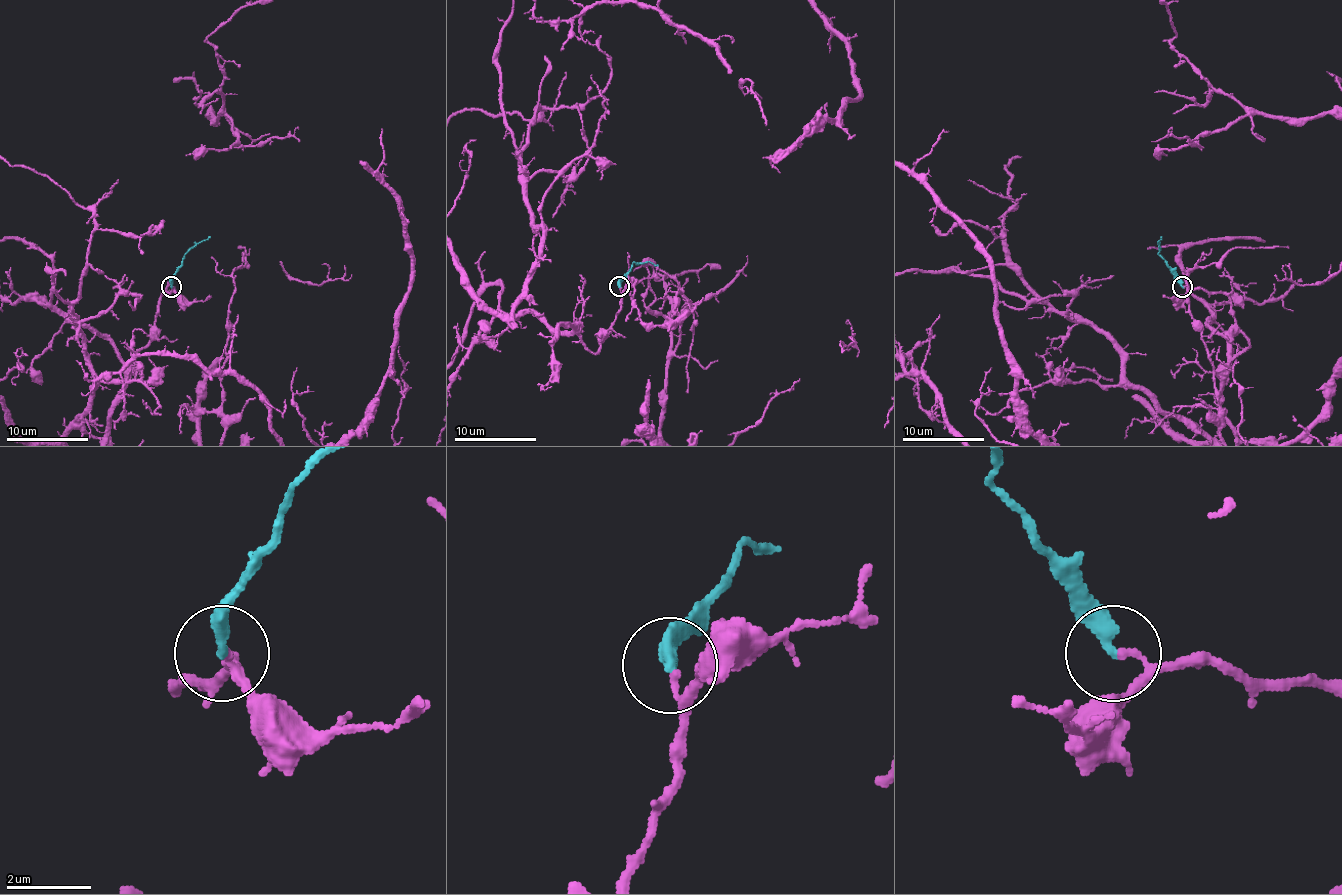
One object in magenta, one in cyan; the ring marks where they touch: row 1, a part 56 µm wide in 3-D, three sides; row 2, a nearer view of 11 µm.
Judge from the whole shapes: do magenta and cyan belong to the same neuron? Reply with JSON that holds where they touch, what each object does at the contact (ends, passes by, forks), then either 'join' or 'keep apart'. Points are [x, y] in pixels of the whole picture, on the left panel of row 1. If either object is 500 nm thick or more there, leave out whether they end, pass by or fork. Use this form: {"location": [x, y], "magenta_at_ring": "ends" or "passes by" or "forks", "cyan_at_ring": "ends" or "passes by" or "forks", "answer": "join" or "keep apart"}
{"location": [171, 287], "magenta_at_ring": "passes by", "cyan_at_ring": "ends", "answer": "keep apart"}

